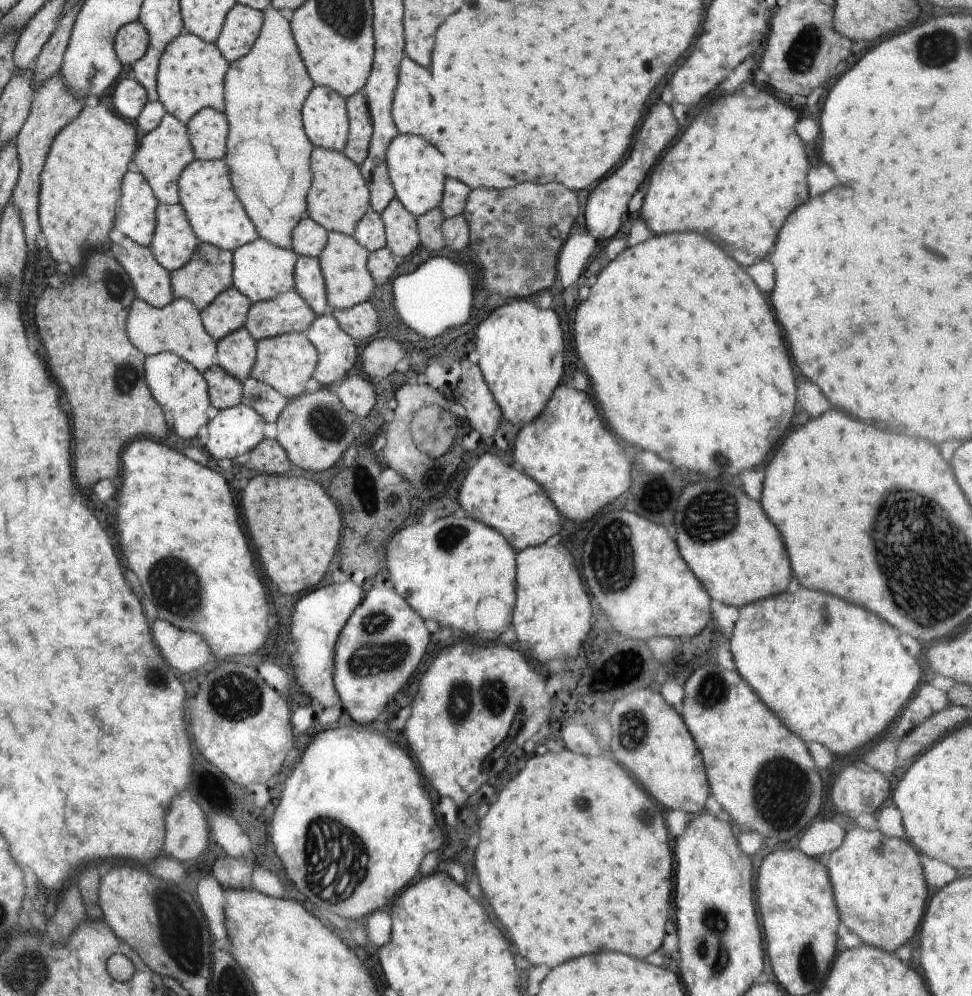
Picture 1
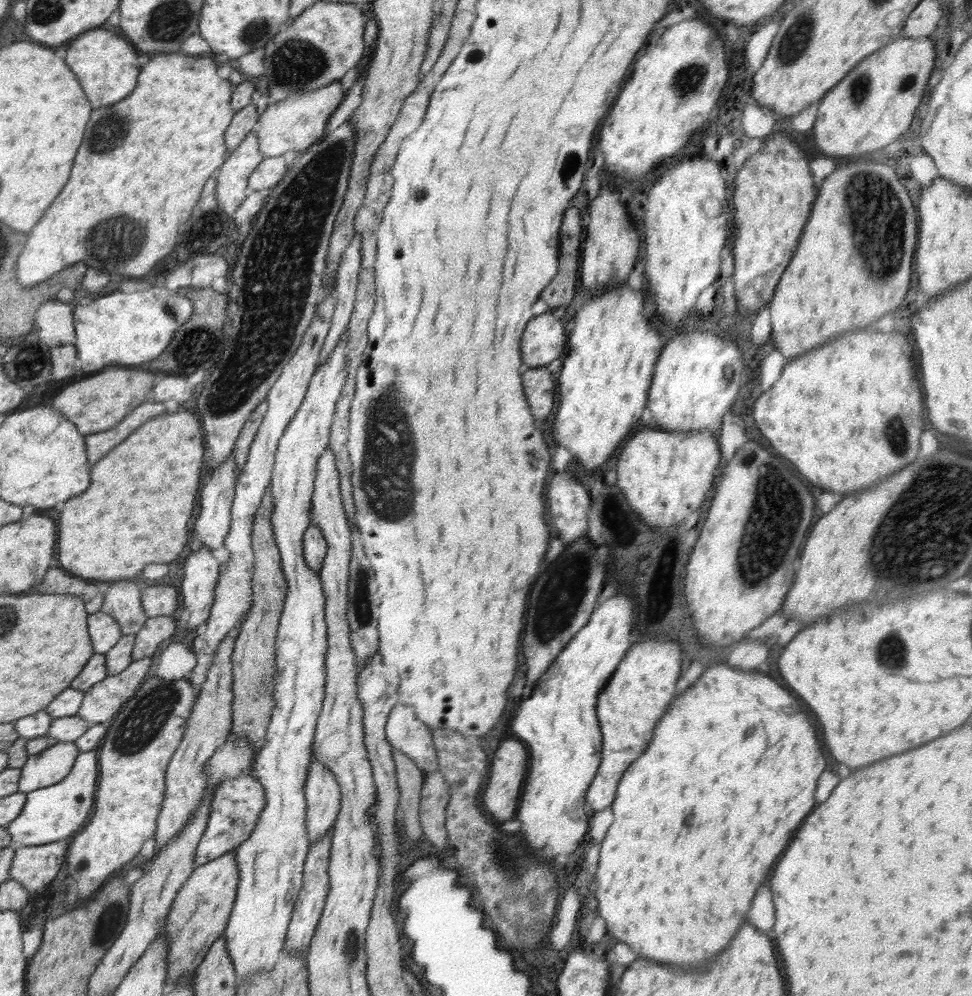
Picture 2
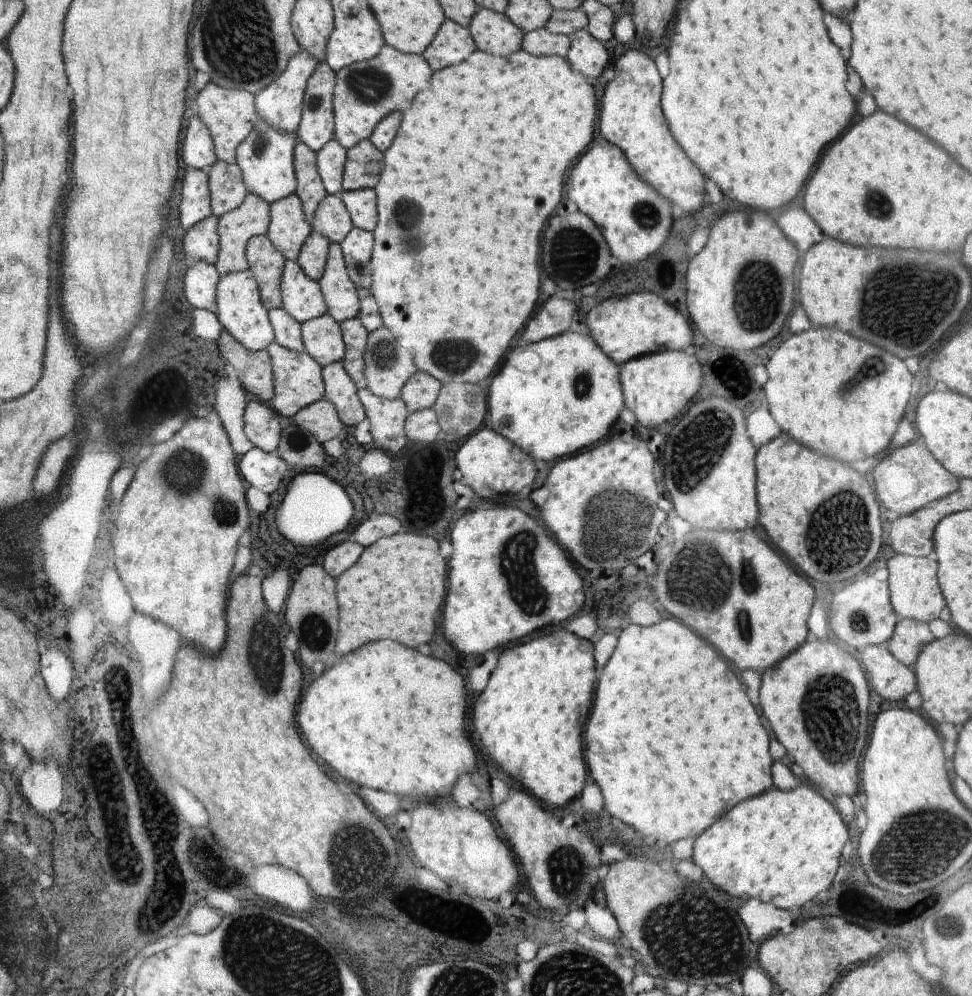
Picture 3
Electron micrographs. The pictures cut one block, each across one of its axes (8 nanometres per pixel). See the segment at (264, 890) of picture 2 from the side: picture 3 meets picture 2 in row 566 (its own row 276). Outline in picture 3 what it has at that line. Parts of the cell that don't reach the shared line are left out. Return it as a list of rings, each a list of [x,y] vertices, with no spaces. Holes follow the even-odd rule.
[[[285,260],[285,268],[279,280],[282,309],[296,322],[302,324],[327,314],[319,282],[308,278],[297,261]]]

